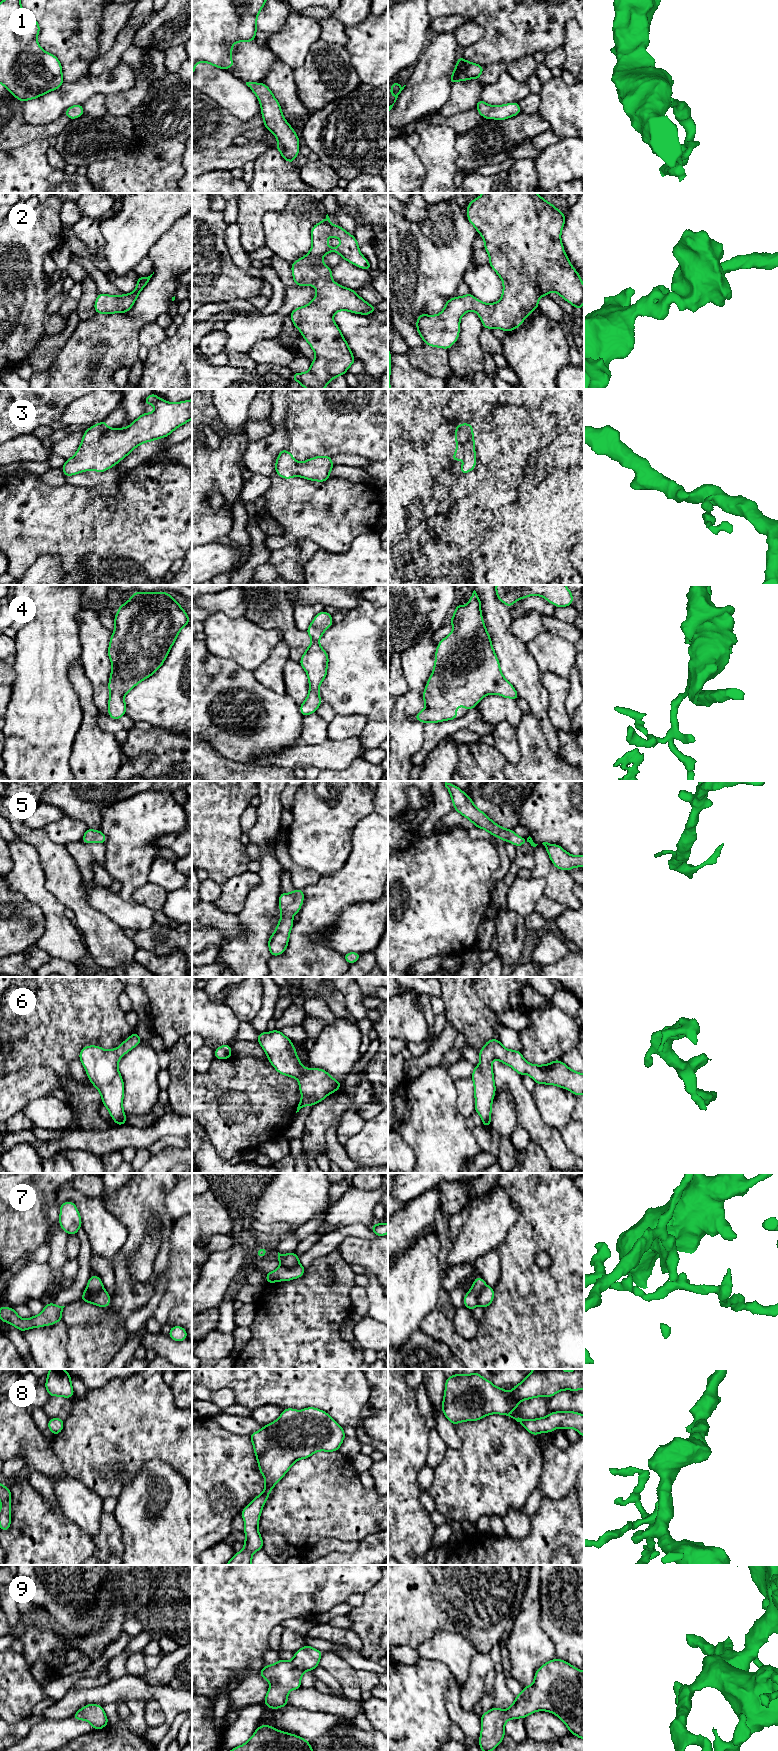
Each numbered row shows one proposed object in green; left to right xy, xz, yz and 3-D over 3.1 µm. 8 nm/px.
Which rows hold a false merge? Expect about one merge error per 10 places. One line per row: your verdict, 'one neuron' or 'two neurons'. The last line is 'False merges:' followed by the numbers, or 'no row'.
1: one neuron
2: one neuron
3: one neuron
4: one neuron
5: one neuron
6: one neuron
7: two neurons
8: one neuron
9: one neuron
False merges: 7

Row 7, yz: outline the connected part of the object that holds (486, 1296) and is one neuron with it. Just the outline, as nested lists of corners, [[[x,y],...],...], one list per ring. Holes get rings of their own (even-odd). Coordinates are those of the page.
[[[486,1286],[482,1289],[478,1296],[478,1304],[486,1309],[494,1299],[494,1289],[493,1287]]]

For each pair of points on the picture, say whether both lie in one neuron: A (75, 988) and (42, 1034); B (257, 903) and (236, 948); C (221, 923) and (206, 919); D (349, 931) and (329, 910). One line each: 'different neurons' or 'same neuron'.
A: same neuron
B: same neuron
C: same neuron
D: different neurons

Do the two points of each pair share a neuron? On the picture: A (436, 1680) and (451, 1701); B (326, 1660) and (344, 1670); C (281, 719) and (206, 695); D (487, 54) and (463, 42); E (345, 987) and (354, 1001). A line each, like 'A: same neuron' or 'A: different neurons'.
A: different neurons
B: same neuron
C: same neuron
D: different neurons
E: same neuron

